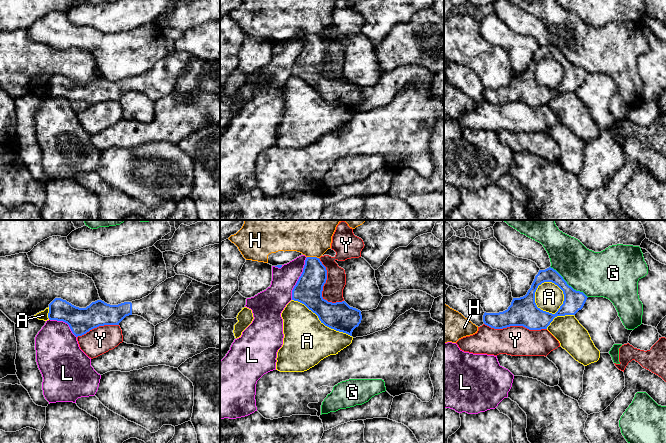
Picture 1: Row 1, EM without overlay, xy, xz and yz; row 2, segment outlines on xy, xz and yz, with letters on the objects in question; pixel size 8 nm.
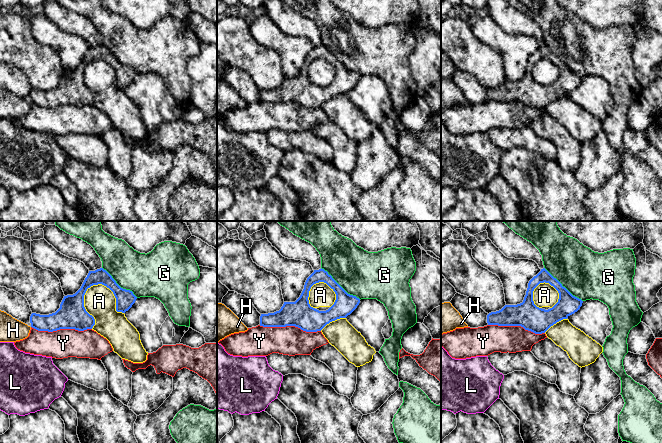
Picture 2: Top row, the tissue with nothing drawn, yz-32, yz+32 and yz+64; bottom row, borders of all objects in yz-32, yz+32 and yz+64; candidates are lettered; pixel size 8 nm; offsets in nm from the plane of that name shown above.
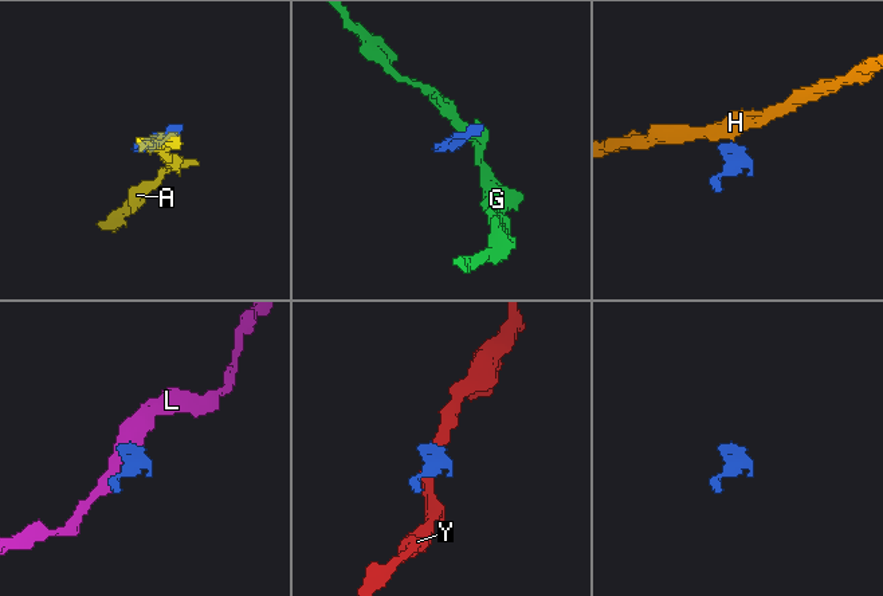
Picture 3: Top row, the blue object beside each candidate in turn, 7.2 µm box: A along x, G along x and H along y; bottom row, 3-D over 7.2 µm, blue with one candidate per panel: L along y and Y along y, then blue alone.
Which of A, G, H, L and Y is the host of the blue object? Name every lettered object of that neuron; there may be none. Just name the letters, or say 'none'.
none

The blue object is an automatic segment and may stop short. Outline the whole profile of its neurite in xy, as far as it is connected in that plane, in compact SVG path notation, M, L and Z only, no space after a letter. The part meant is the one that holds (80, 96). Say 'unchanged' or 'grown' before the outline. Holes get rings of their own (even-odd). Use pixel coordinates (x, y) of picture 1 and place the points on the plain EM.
grown; M175 51L159 60L148 72L118 81L97 76L86 84L79 84L66 76L55 74L49 80L48 94L67 99L76 113L99 102L119 101L129 91L141 92L156 102L174 89L178 76L192 56L185 51Z

